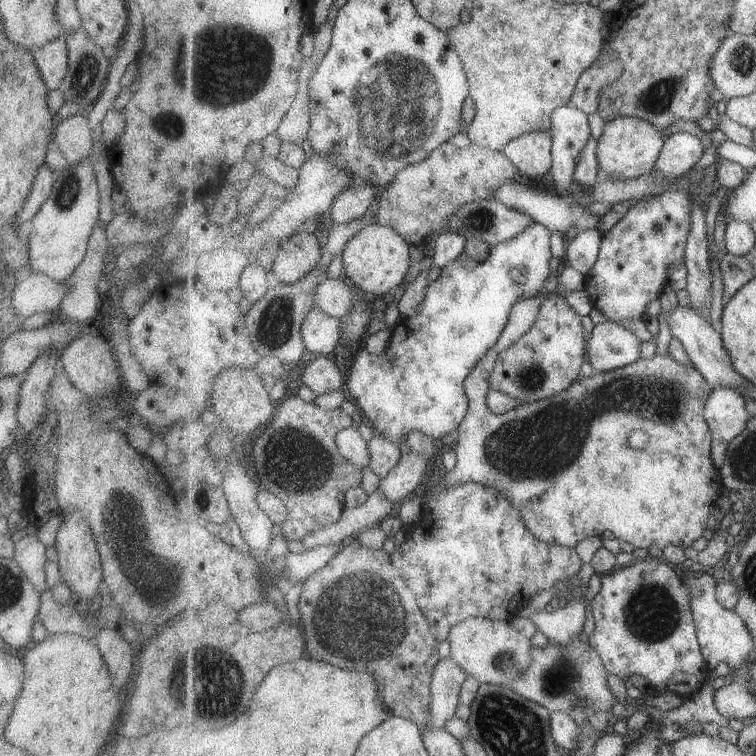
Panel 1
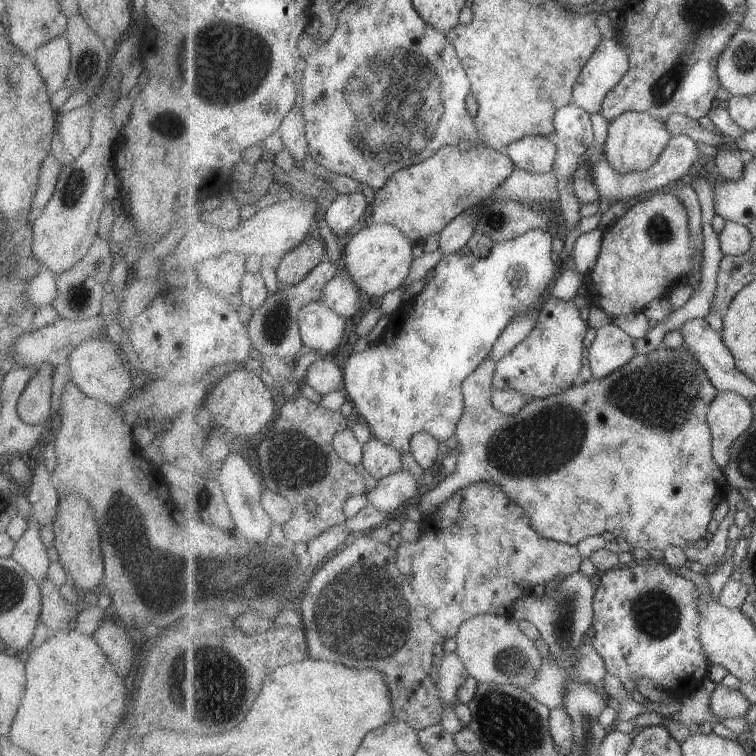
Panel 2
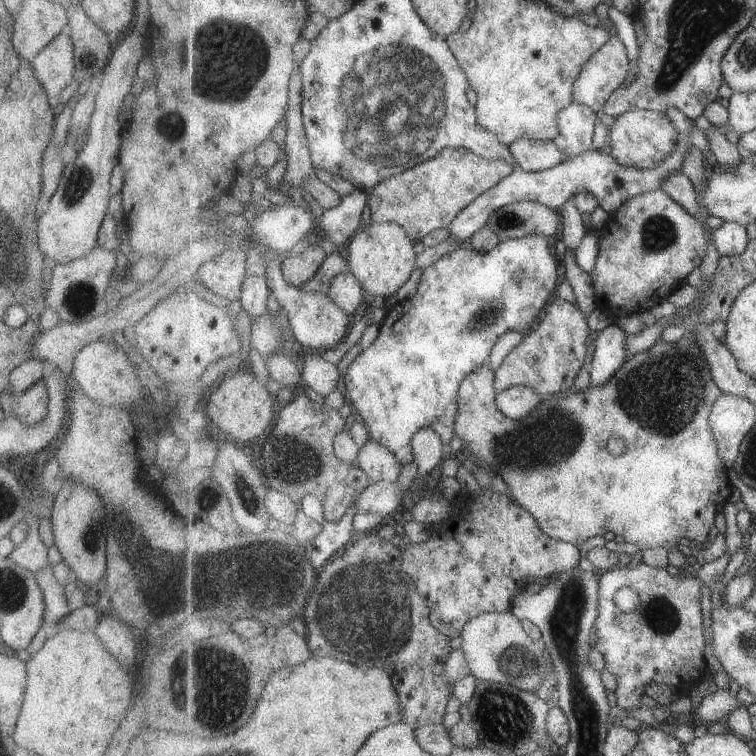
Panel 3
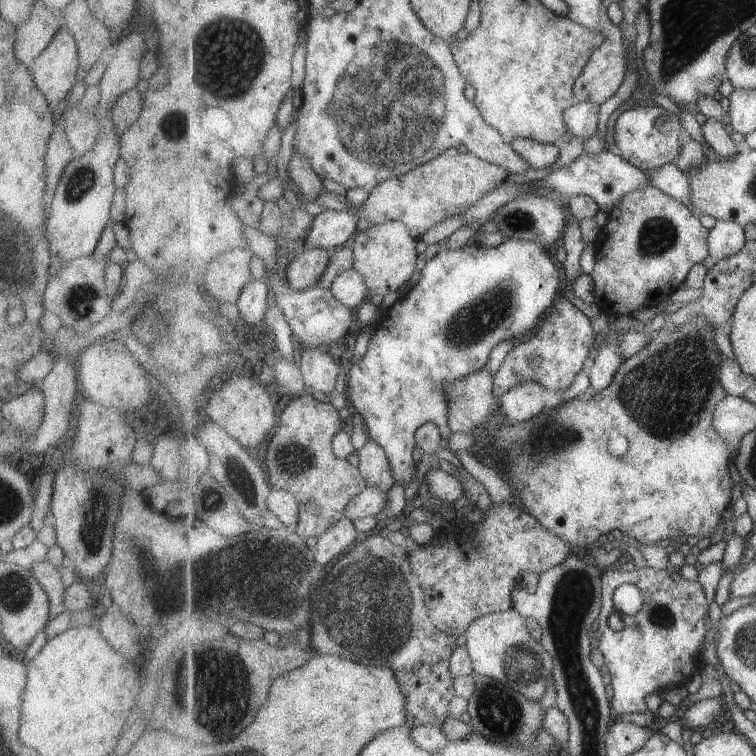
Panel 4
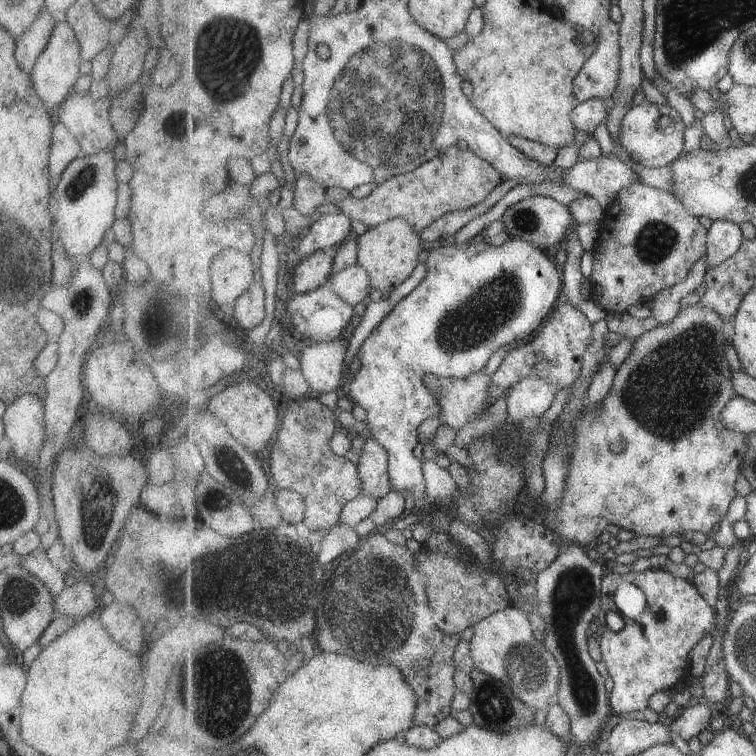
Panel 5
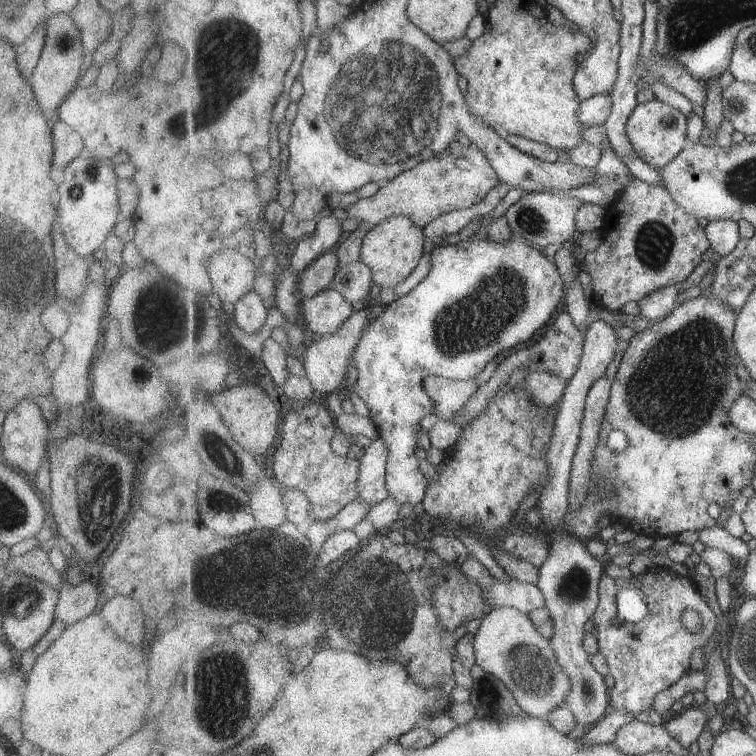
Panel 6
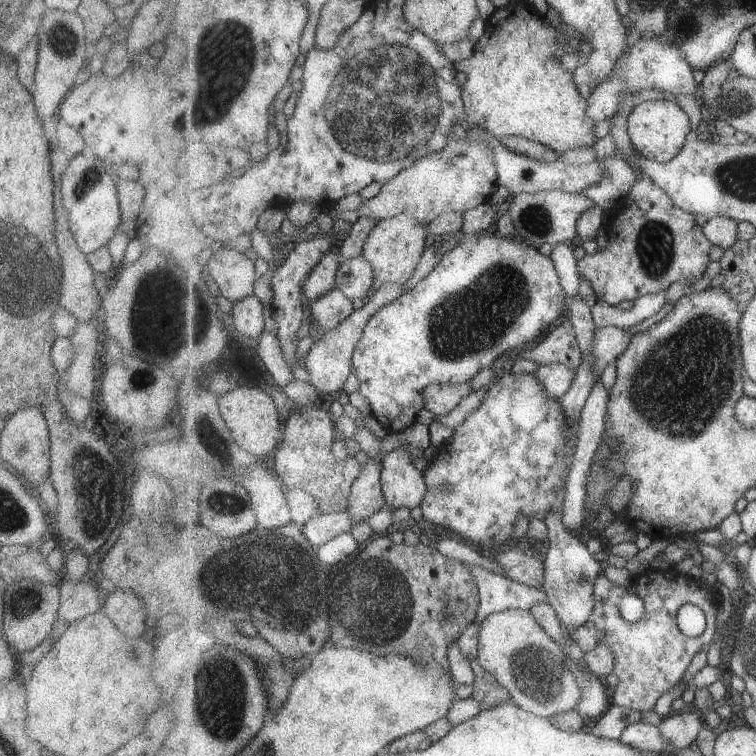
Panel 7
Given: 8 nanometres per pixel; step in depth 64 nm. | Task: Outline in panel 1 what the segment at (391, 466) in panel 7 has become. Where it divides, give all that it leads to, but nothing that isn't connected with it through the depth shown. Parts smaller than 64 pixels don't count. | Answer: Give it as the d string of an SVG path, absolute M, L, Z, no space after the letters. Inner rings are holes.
M533 222L524 232L521 232L517 237L510 240L501 242L490 248L490 255L483 262L476 264L472 271L466 271L462 262L455 262L448 265L445 269L441 270L441 277L436 281L430 283L427 288L427 294L418 312L415 316L409 319L400 318L396 327L394 328L395 335L391 336L387 347L379 355L368 354L363 349L359 351L359 354L353 358L353 364L351 364L350 373L346 381L346 385L350 391L350 395L358 403L358 411L374 428L375 432L382 433L383 436L389 438L392 442L399 443L401 440L408 438L408 435L414 431L422 431L424 434L431 436L433 439L440 439L445 434L456 435L464 419L468 416L470 408L470 399L468 396L468 390L465 389L465 384L469 374L476 368L476 365L487 355L490 349L493 349L499 341L499 336L506 330L507 324L510 320L510 315L513 306L522 299L533 299L537 297L537 294L541 292L545 280L549 278L549 274L552 273L549 264L551 264L551 235L552 231L546 228L540 223Z

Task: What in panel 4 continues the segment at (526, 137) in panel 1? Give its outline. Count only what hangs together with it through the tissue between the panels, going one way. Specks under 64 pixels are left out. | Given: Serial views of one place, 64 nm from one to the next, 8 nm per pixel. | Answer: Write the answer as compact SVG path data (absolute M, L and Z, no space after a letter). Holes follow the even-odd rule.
M523 137L515 138L512 146L535 170L553 166L559 160L559 154L561 154L559 147L555 144L537 142Z

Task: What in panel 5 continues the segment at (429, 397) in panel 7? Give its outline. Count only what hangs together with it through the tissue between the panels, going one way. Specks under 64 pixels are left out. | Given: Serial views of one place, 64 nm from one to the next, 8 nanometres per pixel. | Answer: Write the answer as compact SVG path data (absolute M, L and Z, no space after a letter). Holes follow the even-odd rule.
M483 372L464 379L429 375L426 385L441 404L439 418L443 423L459 430L467 422L479 418L489 408L489 404L493 404L489 396L491 380L492 376L487 376Z

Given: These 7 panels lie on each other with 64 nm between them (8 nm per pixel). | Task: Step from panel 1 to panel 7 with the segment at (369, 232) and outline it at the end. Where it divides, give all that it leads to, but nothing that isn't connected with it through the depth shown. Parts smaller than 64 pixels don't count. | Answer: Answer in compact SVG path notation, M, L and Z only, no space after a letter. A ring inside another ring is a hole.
M401 213L378 221L371 236L367 238L363 255L373 264L375 278L381 283L404 284L413 276L421 262L421 256L427 248L427 237L427 225L421 224L414 216Z

